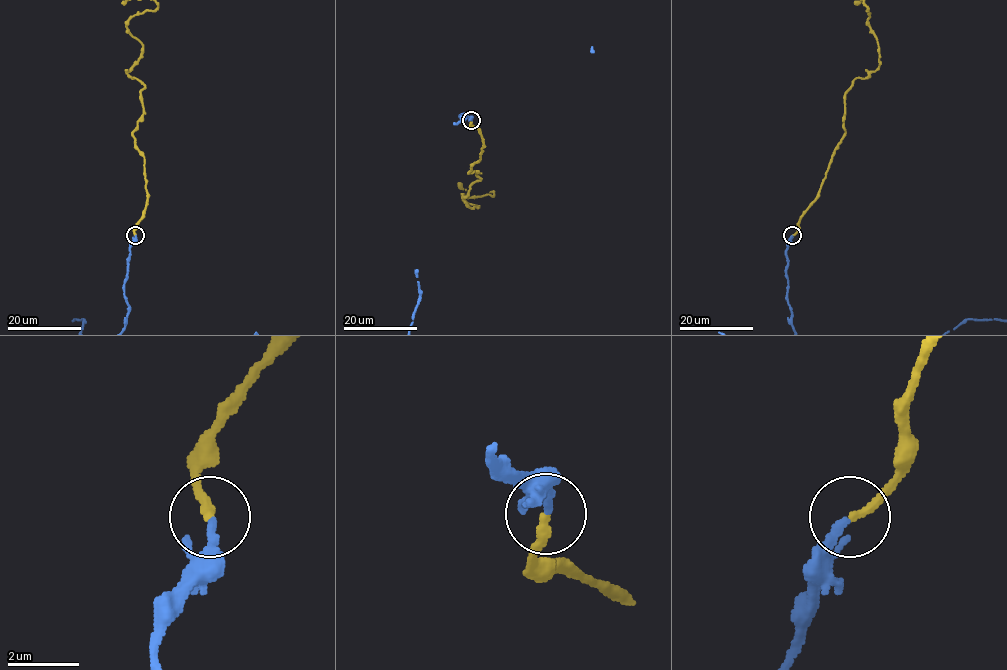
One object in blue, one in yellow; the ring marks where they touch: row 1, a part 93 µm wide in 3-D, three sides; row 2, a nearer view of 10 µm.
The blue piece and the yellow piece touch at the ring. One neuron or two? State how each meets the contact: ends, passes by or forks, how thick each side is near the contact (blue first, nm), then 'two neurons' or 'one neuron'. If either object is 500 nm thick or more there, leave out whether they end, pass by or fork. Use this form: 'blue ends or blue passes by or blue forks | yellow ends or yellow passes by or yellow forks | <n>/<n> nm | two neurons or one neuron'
blue ends | yellow ends | 260/240 nm | one neuron

